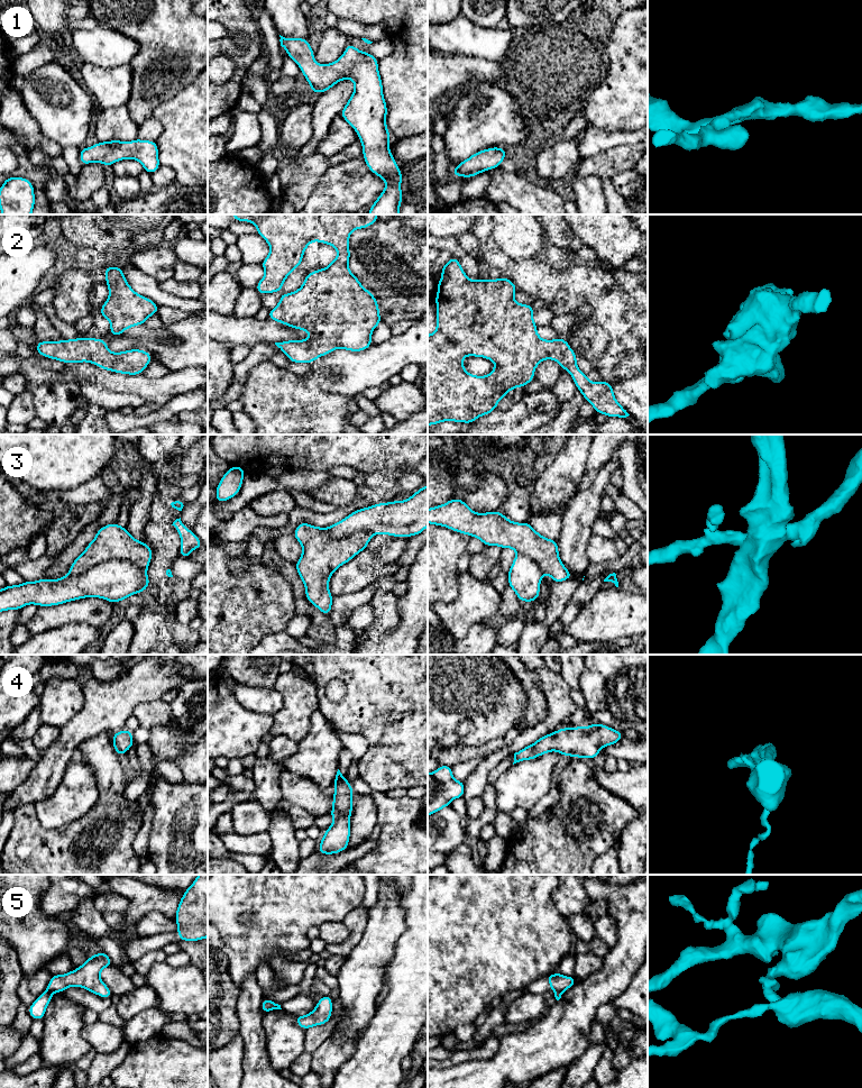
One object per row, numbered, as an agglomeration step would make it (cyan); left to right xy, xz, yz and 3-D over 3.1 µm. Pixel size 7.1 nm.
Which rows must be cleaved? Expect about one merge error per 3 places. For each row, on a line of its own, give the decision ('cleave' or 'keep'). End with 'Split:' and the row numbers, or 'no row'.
1: keep
2: keep
3: cleave
4: keep
5: cleave
Split: 3, 5

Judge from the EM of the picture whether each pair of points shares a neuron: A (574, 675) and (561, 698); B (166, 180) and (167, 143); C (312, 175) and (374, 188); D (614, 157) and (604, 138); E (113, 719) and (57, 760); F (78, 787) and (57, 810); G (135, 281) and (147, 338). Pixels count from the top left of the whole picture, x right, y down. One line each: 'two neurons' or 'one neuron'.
A: two neurons
B: two neurons
C: two neurons
D: two neurons
E: one neuron
F: one neuron
G: two neurons

